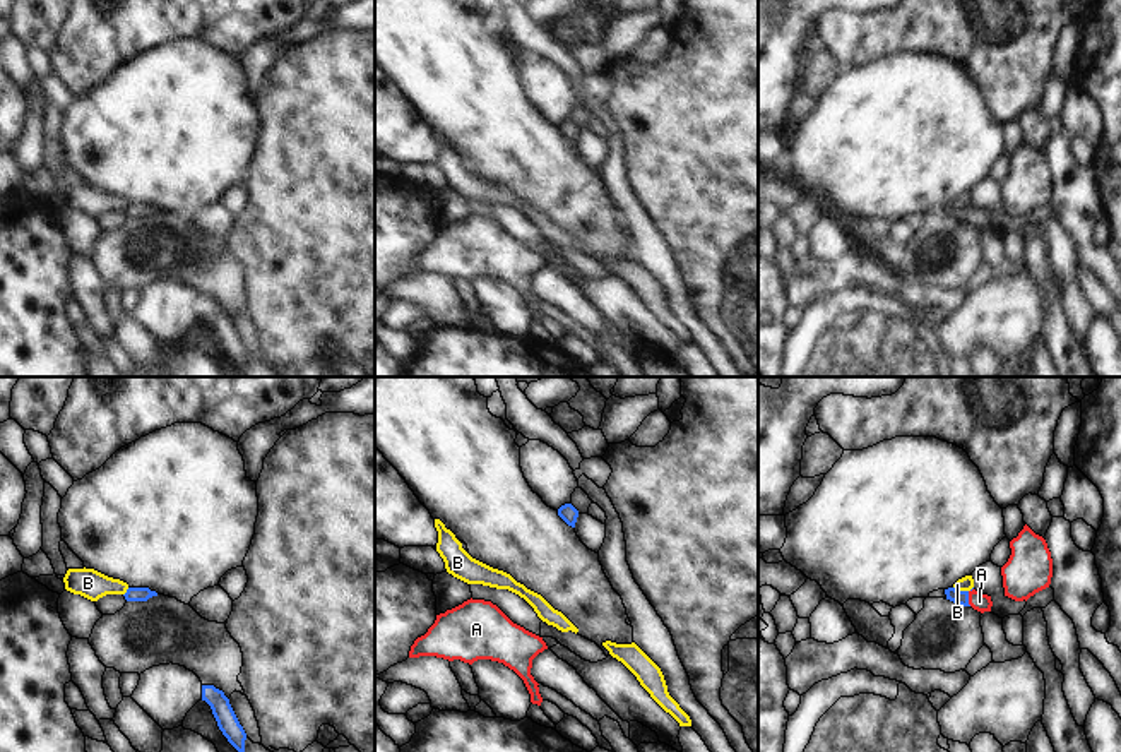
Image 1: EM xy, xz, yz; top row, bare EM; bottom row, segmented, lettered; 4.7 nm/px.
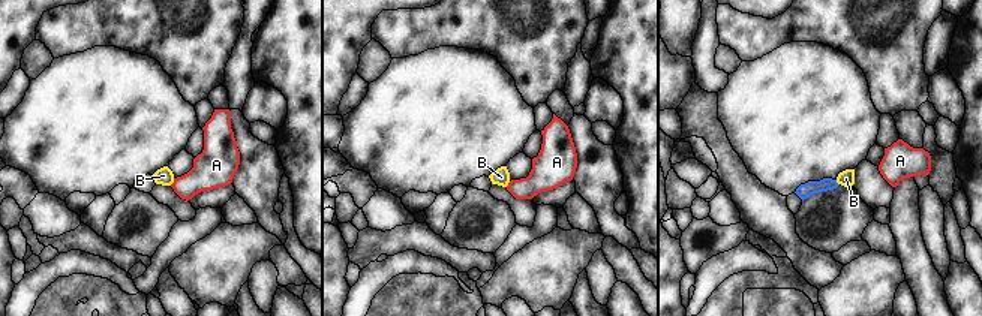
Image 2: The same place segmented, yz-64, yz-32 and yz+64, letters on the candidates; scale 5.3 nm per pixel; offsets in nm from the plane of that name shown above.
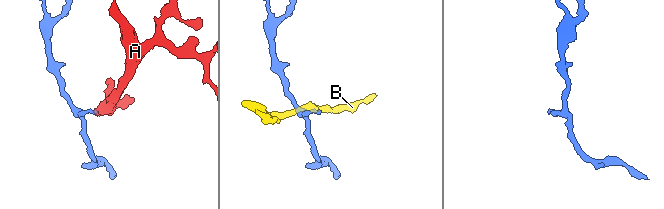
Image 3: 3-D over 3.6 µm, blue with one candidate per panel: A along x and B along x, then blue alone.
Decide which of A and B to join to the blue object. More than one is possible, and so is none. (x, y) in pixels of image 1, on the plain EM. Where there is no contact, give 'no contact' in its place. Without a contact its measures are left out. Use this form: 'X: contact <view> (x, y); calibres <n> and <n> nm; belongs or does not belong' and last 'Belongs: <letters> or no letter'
A: contact yz (967, 213); calibres 70 and 90 nm; belongs
B: contact yz (962, 208); calibres 70 and 70 nm; does not belong
Belongs: A

